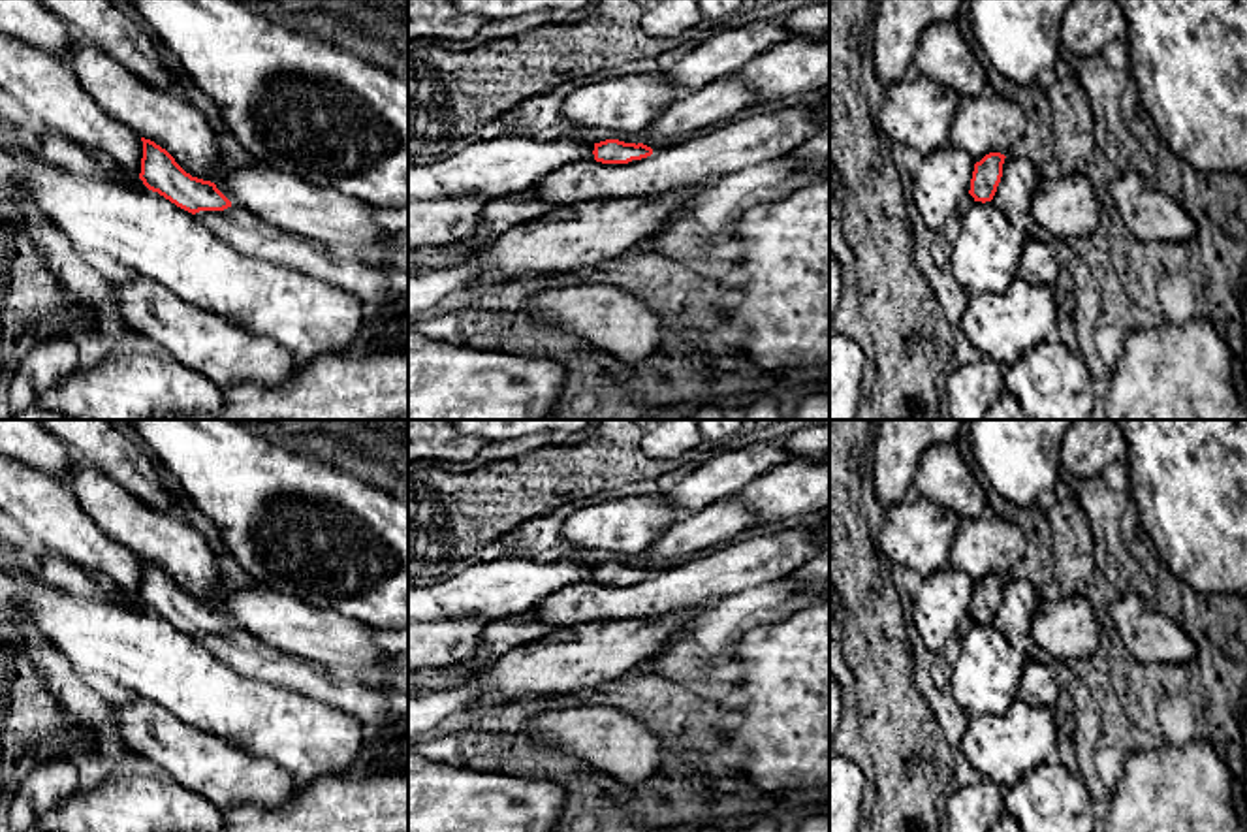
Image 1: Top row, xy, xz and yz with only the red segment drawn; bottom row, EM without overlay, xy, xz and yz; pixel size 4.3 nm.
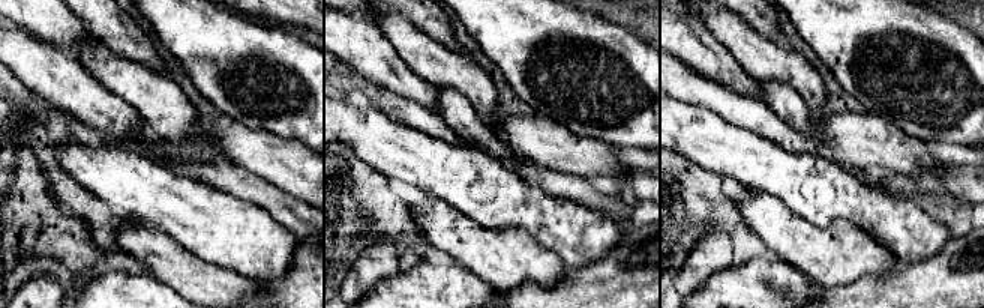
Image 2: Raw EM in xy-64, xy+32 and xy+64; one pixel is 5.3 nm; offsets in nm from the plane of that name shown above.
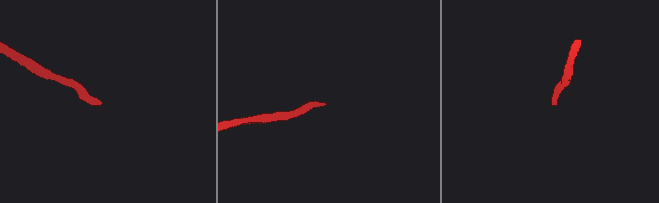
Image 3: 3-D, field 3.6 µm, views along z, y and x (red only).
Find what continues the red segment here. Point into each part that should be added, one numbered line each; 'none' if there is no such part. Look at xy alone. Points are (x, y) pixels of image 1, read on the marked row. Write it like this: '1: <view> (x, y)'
1: xy (362, 279)

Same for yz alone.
none

